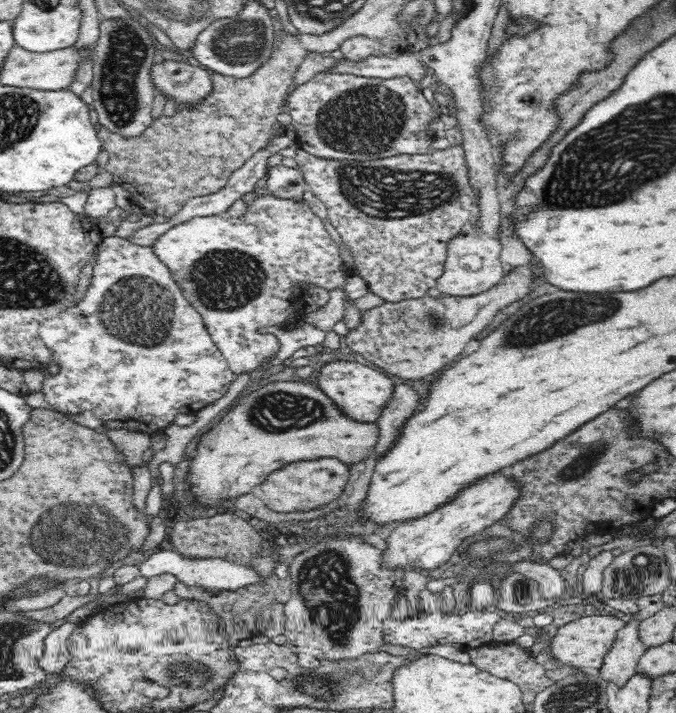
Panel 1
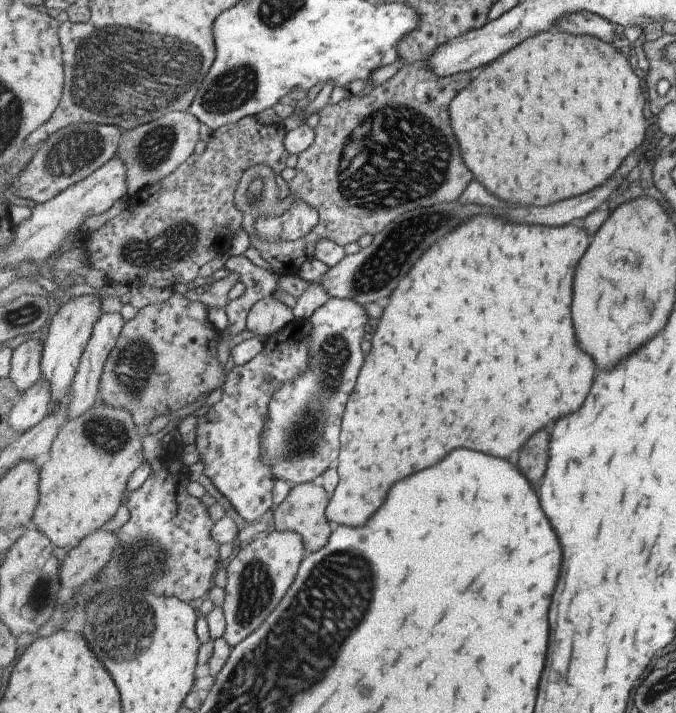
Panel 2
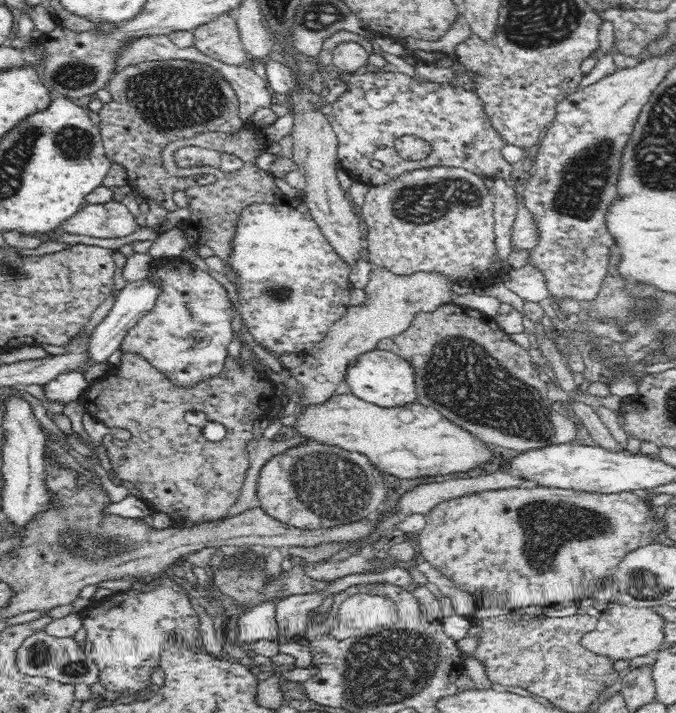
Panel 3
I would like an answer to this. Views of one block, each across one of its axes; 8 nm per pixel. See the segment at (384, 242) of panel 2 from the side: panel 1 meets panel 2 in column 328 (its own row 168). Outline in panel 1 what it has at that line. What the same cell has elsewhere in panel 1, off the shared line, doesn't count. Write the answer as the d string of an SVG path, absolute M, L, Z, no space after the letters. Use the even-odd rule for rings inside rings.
M282 163L272 166L268 171L266 186L270 194L280 197L300 199L306 190L308 183L300 170L288 168Z

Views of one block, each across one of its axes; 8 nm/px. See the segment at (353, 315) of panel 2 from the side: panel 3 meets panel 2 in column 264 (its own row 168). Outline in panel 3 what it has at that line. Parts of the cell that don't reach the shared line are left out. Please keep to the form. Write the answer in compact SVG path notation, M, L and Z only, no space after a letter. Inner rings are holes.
M422 168L382 186L370 185L358 210L367 227L365 238L368 249L365 257L394 274L412 276L427 272L443 276L451 283L471 282L473 288L486 288L494 282L504 283L504 276L510 271L507 258L498 251L497 233L494 232L494 201L487 189L487 181L463 168Z

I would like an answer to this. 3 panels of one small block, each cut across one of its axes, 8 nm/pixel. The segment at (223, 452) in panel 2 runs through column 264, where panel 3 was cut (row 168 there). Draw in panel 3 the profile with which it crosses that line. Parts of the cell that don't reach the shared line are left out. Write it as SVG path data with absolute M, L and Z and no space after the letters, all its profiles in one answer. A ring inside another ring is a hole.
M375 69L360 75L343 73L340 78L348 85L348 89L326 109L325 116L337 137L338 166L350 169L355 181L369 186L382 186L415 170L438 166L463 168L487 182L512 178L514 166L502 156L502 148L508 144L501 132L494 127L489 114L485 112L485 101L476 91L466 90L456 83L437 83L410 77L393 69L384 72ZM405 134L416 134L430 142L432 152L428 158L409 161L399 155L394 142Z

